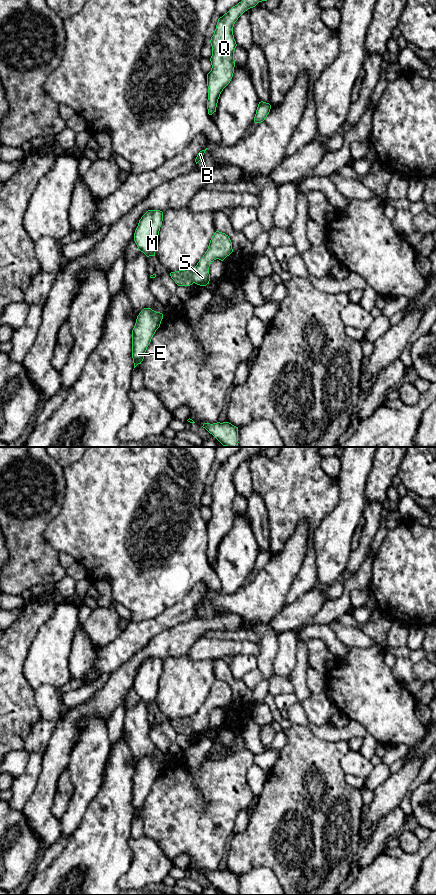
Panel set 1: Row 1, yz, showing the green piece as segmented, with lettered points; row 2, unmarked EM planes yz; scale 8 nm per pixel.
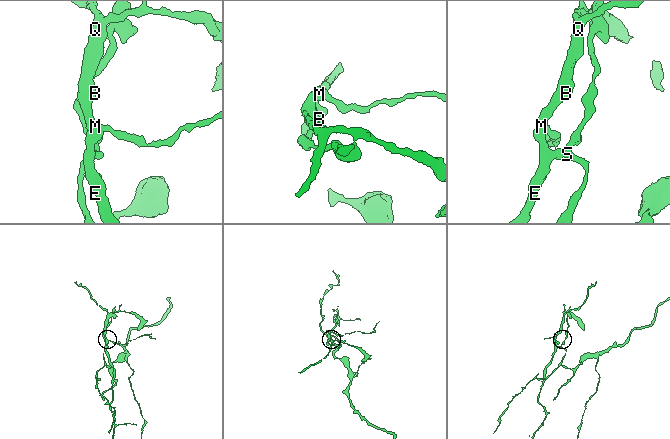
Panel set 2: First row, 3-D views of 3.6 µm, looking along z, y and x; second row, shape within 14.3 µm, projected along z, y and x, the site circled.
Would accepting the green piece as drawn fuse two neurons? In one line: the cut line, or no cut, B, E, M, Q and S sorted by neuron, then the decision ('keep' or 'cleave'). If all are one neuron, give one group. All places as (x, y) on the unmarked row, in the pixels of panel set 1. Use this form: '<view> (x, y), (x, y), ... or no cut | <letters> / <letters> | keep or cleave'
yz (190, 717), (193, 730) | B E M Q / S | cleave

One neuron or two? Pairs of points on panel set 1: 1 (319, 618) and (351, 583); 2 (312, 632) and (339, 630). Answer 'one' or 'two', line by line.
1: one
2: two

